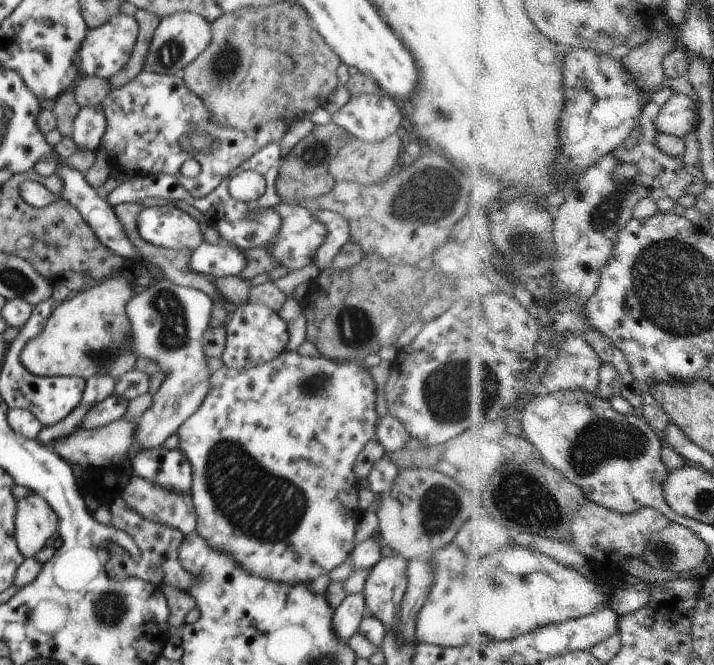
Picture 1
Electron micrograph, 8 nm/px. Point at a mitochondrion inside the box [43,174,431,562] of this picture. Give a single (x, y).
(262, 506)

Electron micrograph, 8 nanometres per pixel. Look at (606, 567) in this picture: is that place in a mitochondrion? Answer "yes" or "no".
no

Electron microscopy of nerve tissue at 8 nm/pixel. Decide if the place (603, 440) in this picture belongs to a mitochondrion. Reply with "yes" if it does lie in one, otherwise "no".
yes

